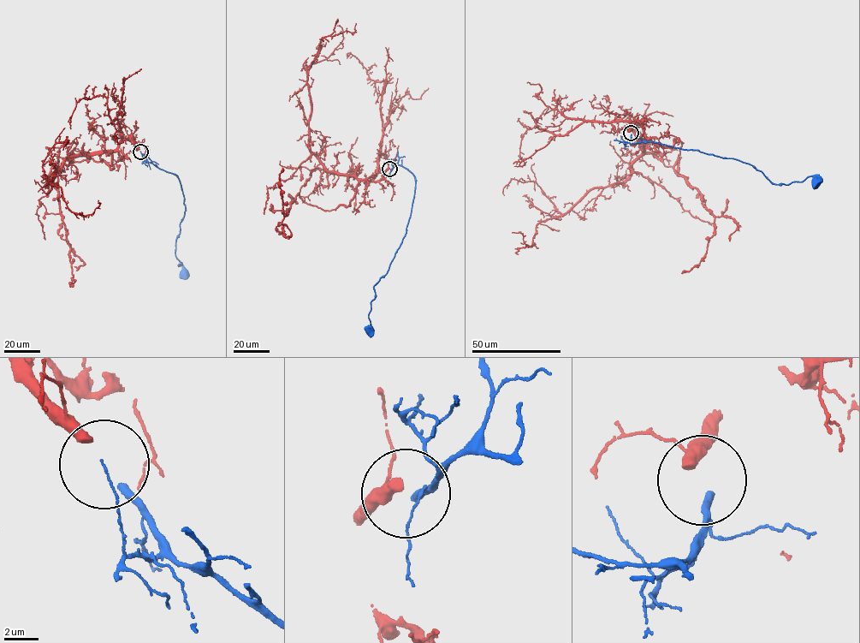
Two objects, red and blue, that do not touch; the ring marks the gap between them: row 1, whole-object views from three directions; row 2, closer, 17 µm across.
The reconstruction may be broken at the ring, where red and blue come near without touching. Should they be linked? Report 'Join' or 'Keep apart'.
Keep apart

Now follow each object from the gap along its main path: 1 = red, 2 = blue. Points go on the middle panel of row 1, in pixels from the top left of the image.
1: (389, 169), (377, 181), (358, 180), (329, 170), (311, 151), (309, 68), (322, 38), (352, 32), (356, 23)
2: (390, 169), (399, 164), (412, 175), (415, 192), (405, 235), (388, 273), (373, 288), (370, 329)

